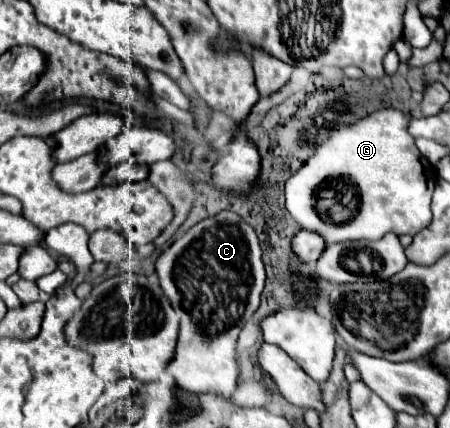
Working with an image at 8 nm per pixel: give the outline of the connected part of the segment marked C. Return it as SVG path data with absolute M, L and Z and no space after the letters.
M222 210L216 216L198 222L184 236L174 240L172 246L158 256L156 272L160 276L160 286L164 294L180 316L180 340L176 348L176 358L168 364L168 370L174 370L172 382L194 394L218 392L226 398L232 396L240 376L236 340L246 320L252 318L252 314L258 310L260 294L266 280L262 250L254 228L246 224L236 212Z

